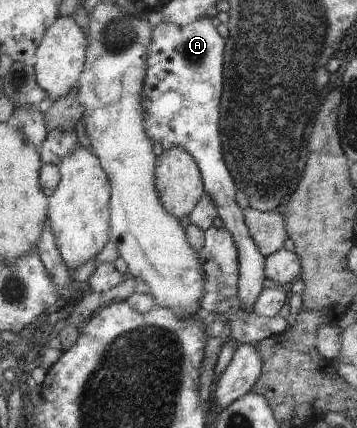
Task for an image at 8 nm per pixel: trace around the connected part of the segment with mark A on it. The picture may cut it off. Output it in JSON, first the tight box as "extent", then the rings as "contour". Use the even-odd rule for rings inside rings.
{"extent":[142,16,267,313],"contour":[[[209,16],[186,27],[168,23],[155,28],[150,47],[151,68],[142,103],[146,107],[146,131],[154,145],[161,144],[168,151],[184,147],[199,162],[206,195],[210,195],[218,205],[220,217],[232,231],[240,251],[242,309],[256,313],[256,303],[266,291],[267,257],[260,253],[260,247],[248,229],[244,209],[236,199],[238,186],[224,155],[220,121],[226,85],[226,53],[227,39],[220,35],[218,26]]]}

